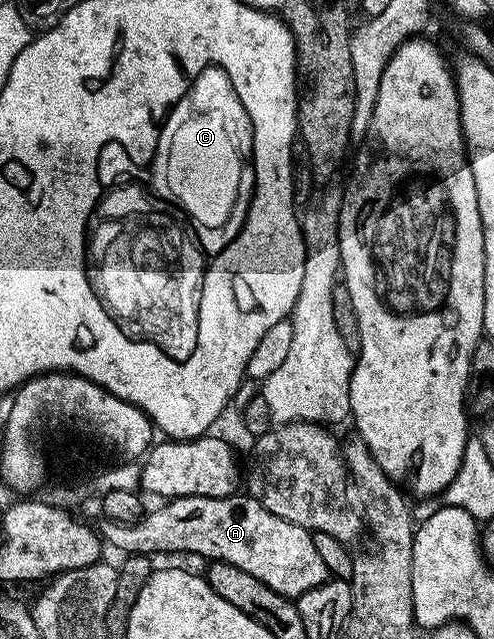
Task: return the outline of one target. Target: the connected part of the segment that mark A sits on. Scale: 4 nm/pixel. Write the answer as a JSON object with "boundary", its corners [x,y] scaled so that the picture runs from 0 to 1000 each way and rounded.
{"boundary":[[[478,772],[455,778],[366,776],[328,790],[332,793],[322,793],[316,800],[300,798],[275,818],[231,818],[209,812],[196,829],[211,851],[219,858],[235,856],[249,862],[251,870],[316,872],[314,869],[330,869],[336,862],[381,862],[387,869],[405,869],[411,878],[480,884],[480,890],[496,890],[496,897],[520,903],[520,909],[536,909],[545,922],[593,939],[603,939],[626,922],[642,922],[666,905],[658,879],[650,878],[648,867],[636,859],[632,833],[545,803],[545,797],[530,793],[506,773]]]}

